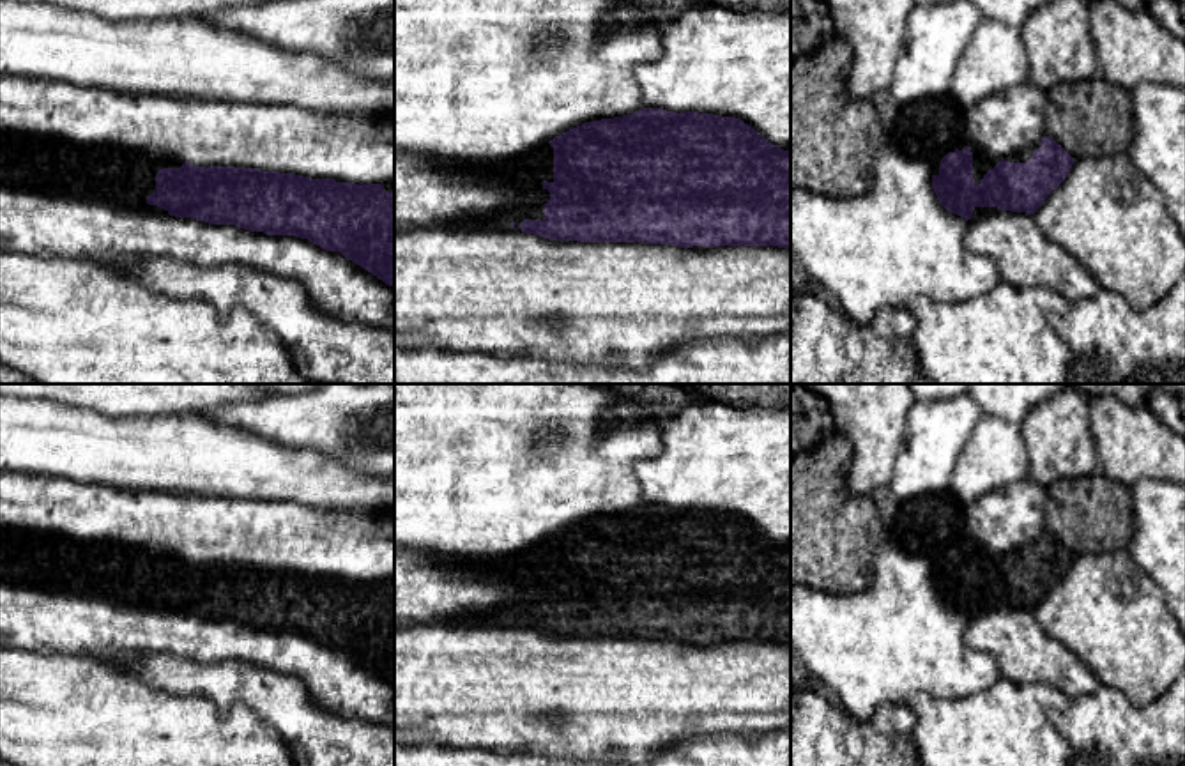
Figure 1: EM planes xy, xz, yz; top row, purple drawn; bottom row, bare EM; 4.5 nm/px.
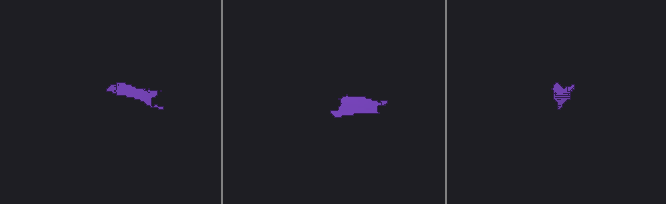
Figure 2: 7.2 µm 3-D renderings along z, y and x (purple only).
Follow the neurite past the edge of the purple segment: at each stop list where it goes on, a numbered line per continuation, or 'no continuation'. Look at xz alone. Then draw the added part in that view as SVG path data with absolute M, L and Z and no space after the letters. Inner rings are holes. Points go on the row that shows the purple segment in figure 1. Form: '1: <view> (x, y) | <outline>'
1: xz (526, 172) | M550 143L504 161L451 159L451 165L456 170L469 170L493 182L509 184L513 188L511 193L520 200L518 205L504 209L497 216L469 219L456 230L518 234L522 232L522 221L545 218L545 203L550 200L550 191L541 182L554 182L554 147Z

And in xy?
1: xy (122, 176) | M0 133L0 184L34 189L46 184L57 195L81 193L147 214L168 216L168 211L149 205L147 196L156 189L159 170L182 165L182 159L166 154L88 147L73 140L44 145L28 136Z

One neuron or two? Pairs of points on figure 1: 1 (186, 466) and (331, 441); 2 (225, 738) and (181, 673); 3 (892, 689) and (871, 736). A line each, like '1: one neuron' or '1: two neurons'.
1: two neurons
2: two neurons
3: two neurons

